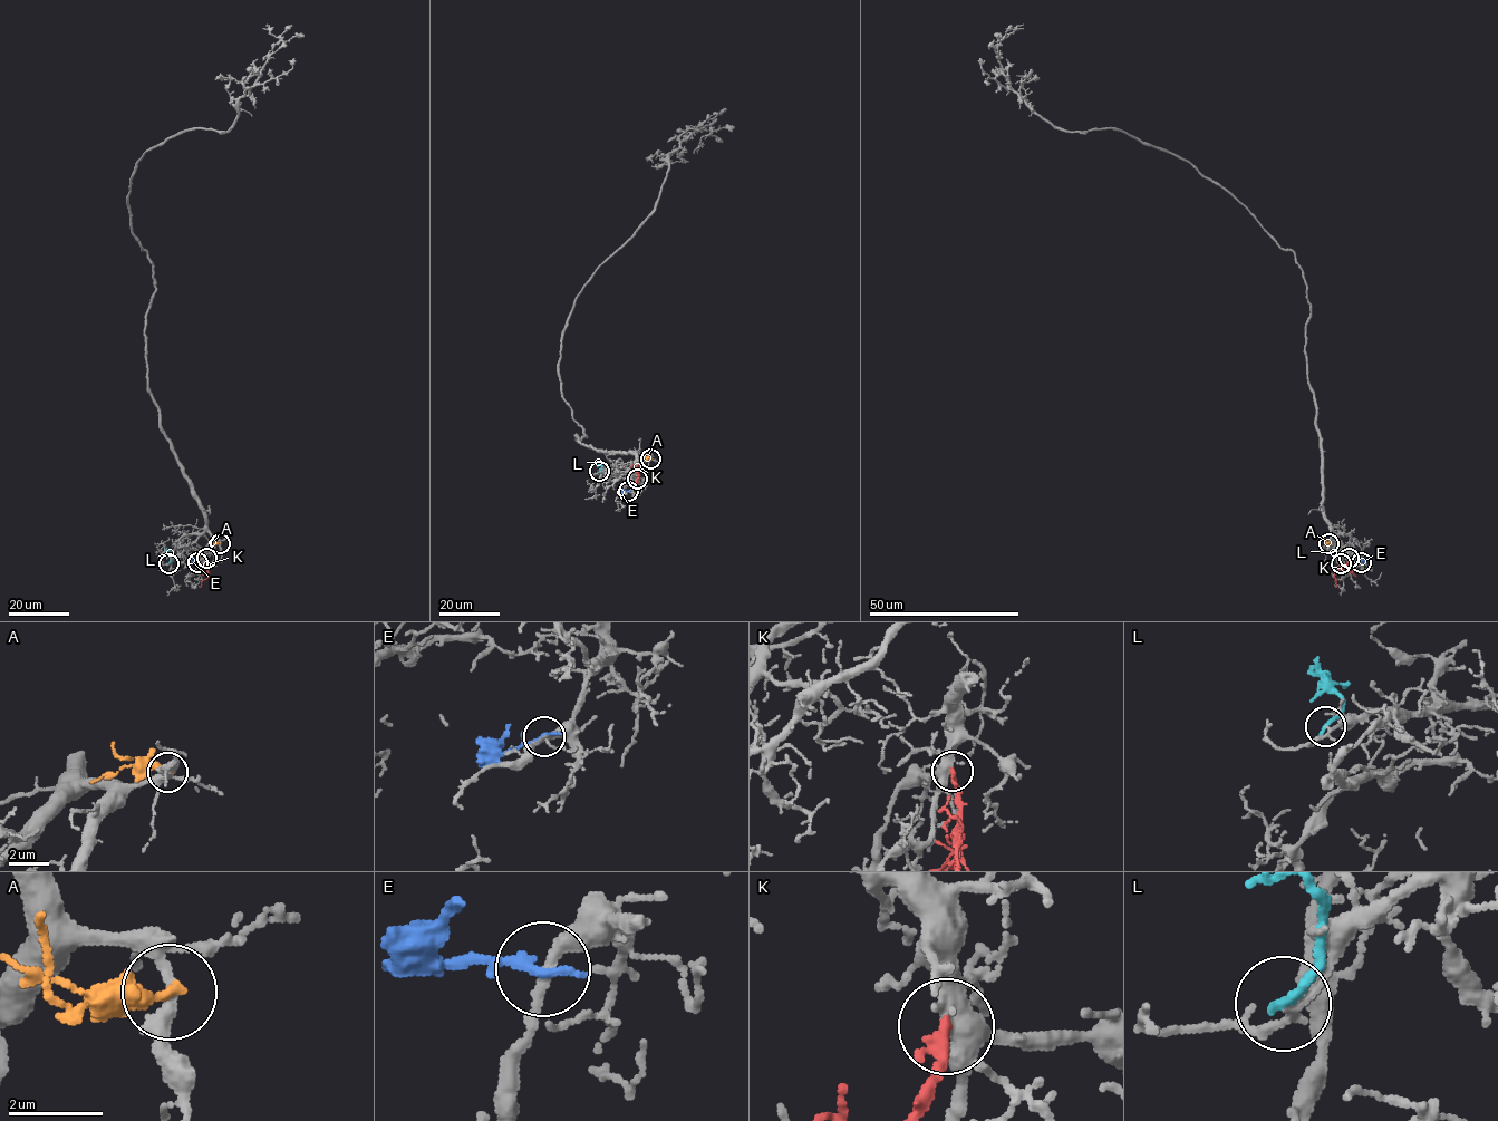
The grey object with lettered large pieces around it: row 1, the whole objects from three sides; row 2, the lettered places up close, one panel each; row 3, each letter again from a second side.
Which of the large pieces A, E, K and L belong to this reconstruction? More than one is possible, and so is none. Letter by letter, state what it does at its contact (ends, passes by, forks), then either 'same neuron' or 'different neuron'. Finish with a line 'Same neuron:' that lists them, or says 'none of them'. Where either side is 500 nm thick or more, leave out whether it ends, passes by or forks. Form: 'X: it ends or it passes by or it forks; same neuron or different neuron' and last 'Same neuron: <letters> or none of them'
A: it ends; different neuron
E: it passes by; different neuron
K: it ends; same neuron
L: it ends; different neuron
Same neuron: K

